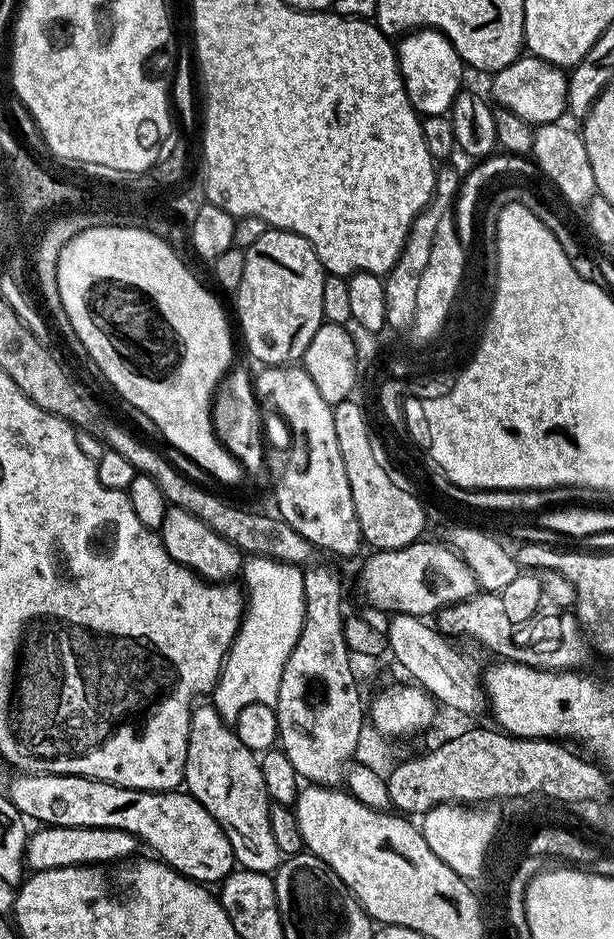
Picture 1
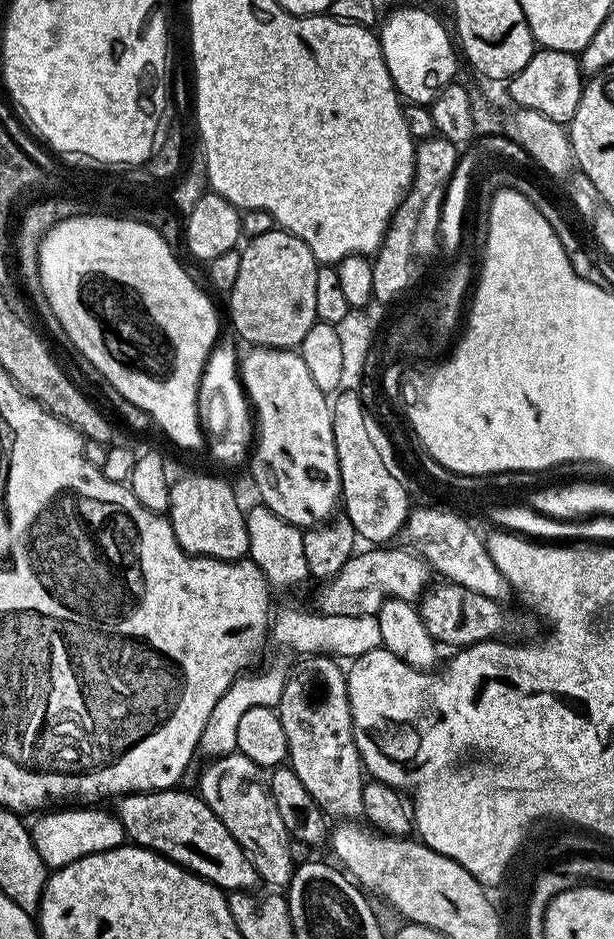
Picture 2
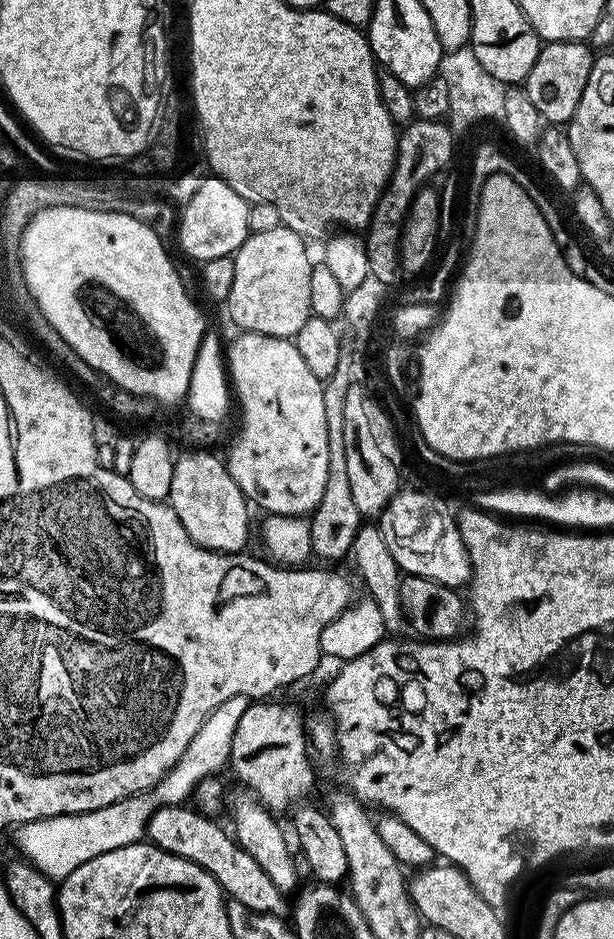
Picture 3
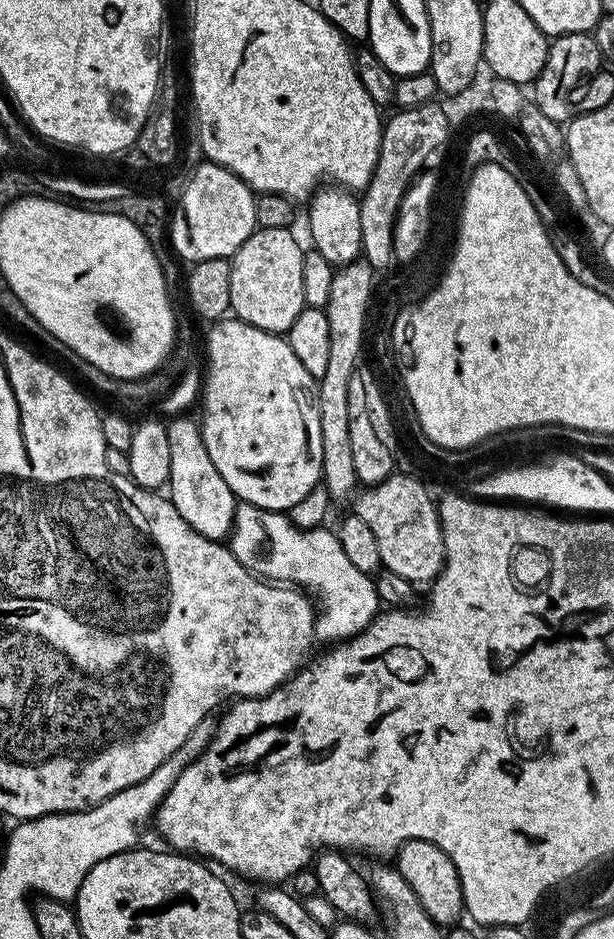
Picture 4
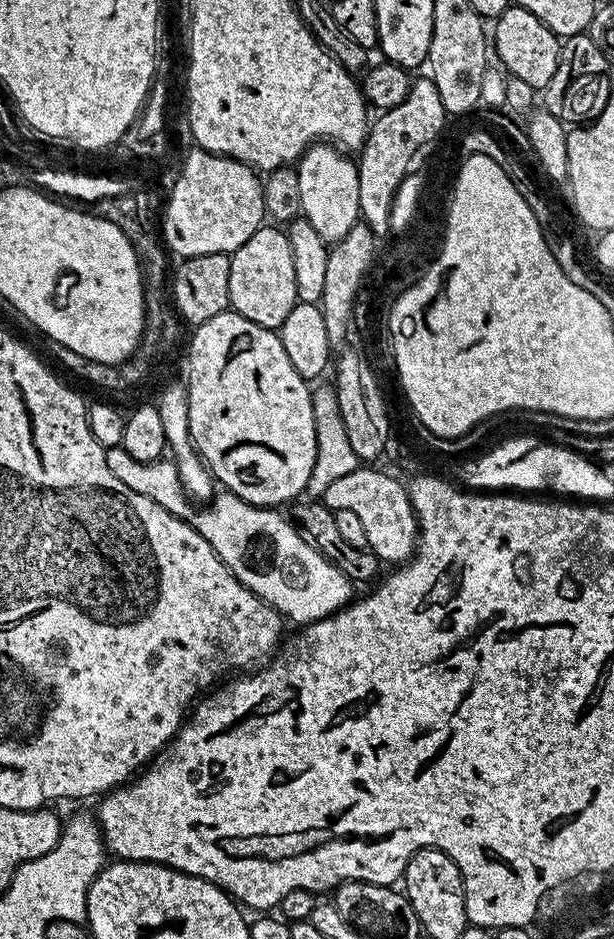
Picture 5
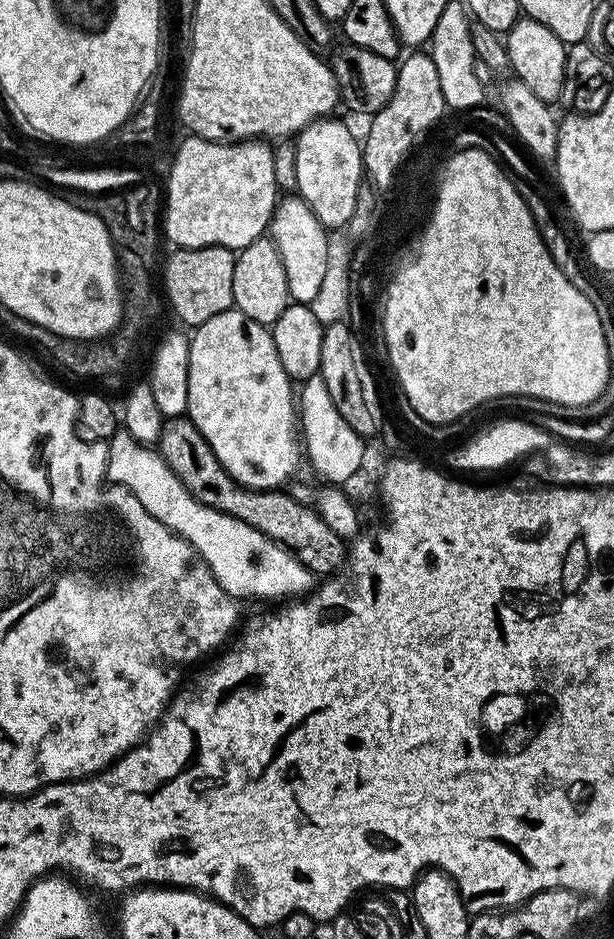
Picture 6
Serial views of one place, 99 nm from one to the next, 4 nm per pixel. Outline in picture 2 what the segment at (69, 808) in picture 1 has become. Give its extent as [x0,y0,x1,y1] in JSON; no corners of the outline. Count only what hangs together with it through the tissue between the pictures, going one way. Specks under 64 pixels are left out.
[118,790,258,890]

